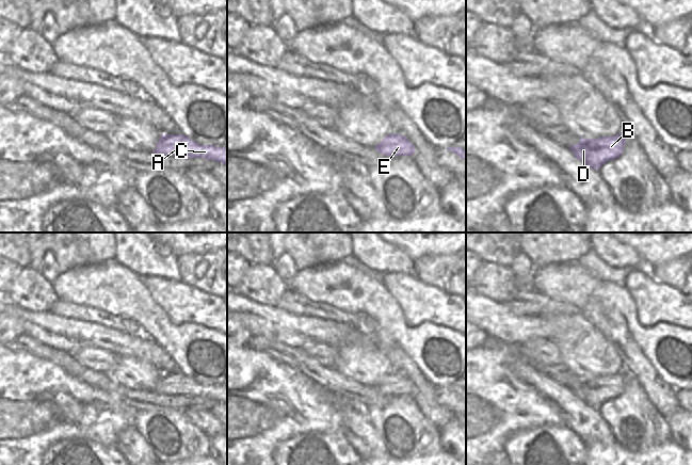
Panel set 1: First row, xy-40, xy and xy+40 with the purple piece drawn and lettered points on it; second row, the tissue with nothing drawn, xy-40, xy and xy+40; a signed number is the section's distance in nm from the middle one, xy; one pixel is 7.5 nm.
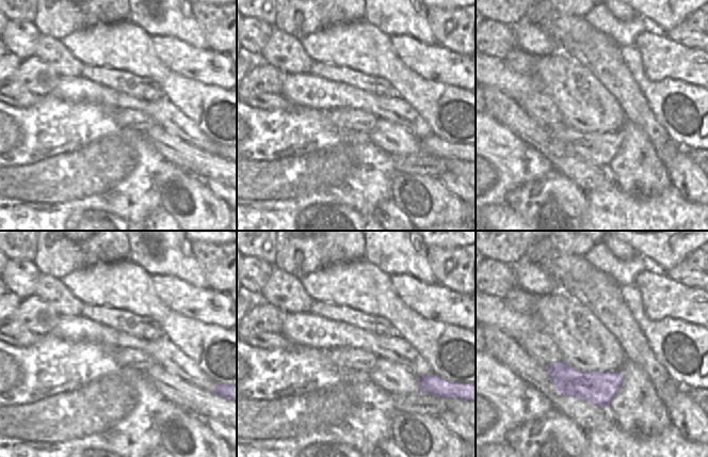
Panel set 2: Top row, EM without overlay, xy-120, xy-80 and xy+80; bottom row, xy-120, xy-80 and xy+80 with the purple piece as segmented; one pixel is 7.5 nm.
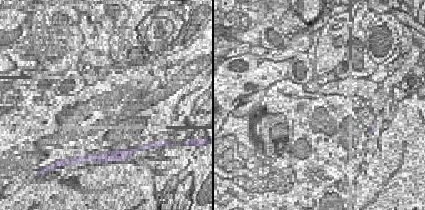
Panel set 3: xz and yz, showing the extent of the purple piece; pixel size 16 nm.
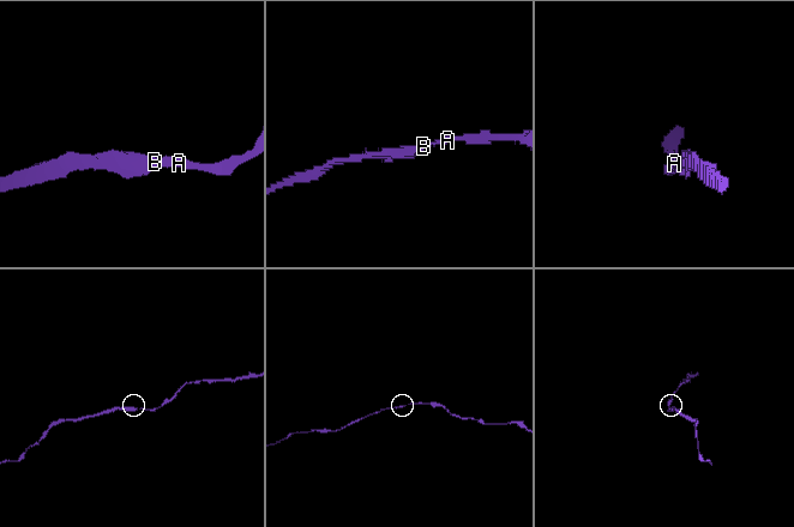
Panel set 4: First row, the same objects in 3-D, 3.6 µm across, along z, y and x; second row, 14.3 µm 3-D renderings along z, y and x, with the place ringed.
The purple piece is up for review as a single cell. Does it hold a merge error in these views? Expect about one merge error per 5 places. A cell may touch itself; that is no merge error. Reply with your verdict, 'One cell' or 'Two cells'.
One cell.

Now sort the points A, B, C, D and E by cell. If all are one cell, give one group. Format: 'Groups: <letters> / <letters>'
Groups: A B C D E.

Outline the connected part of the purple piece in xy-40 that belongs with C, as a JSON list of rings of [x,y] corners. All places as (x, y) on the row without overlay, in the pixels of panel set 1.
[[[161,373],[152,391],[158,395],[205,397],[207,399],[227,403],[227,386],[200,384],[183,373]]]

